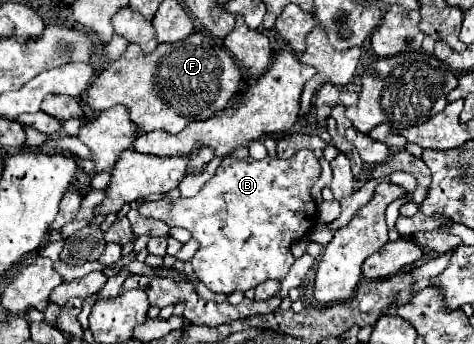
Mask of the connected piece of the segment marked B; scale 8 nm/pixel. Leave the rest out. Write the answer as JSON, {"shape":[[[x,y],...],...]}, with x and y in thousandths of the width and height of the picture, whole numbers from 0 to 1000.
{"shape":[[[633,436],[616,459],[570,459],[536,465],[536,459],[477,459],[456,506],[426,541],[426,552],[405,576],[342,576],[329,587],[291,593],[291,616],[312,634],[329,634],[350,645],[359,663],[380,657],[405,674],[405,686],[422,703],[422,727],[409,744],[409,791],[418,814],[426,814],[447,849],[485,855],[494,843],[540,837],[549,820],[578,808],[595,814],[620,750],[612,738],[612,715],[620,698],[646,686],[667,651],[667,587],[658,581],[658,541],[675,512],[671,459],[654,436]]]}

